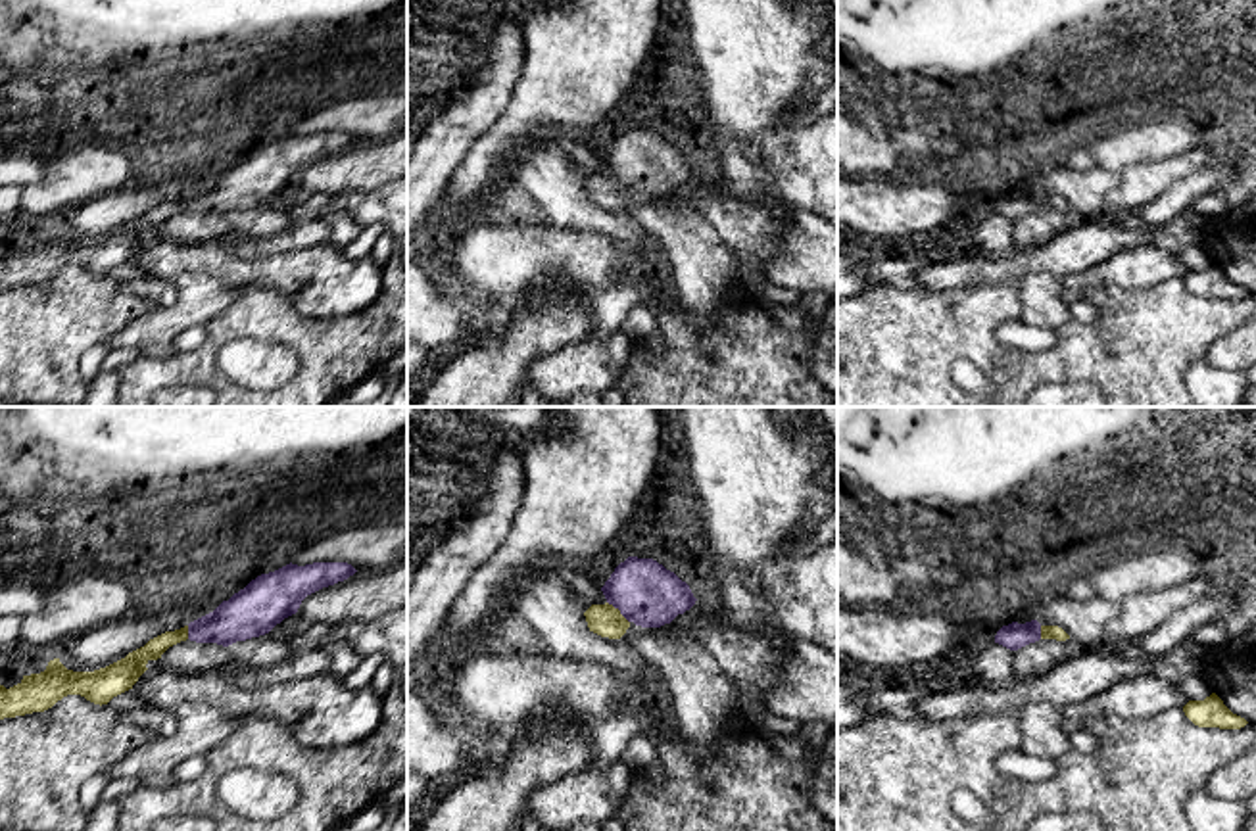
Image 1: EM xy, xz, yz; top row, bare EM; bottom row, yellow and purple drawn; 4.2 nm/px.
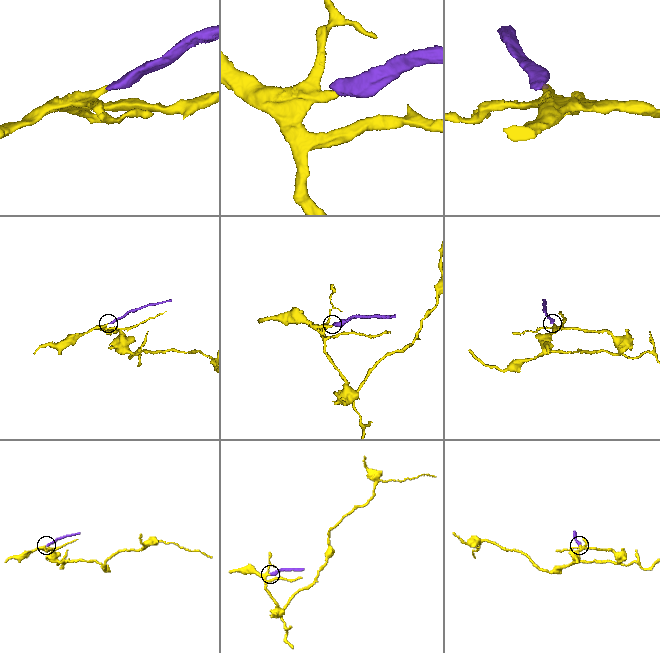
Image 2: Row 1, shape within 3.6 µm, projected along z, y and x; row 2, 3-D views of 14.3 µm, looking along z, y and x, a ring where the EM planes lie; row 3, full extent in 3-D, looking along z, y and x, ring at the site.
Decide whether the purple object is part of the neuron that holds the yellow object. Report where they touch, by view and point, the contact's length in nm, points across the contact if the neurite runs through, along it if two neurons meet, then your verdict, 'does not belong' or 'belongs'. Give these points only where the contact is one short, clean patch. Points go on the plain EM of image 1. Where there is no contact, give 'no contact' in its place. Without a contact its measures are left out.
meets yellow in xz at (619, 181); contact 130 nm long; runs through xz (605, 190), (619, 181), (634, 166), (650, 166); belongs

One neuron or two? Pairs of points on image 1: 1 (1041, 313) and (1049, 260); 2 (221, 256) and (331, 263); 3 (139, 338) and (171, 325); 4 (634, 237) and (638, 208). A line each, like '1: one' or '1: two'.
1: two
2: one
3: one
4: two

